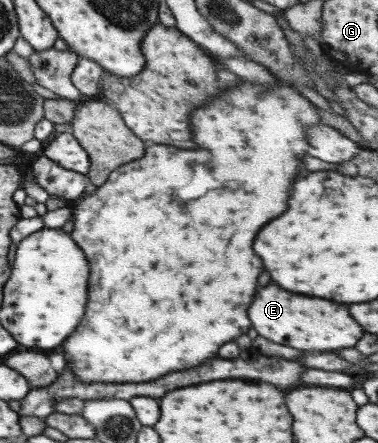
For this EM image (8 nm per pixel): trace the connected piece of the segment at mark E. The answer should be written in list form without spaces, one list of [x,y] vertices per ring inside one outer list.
[[[274,284],[264,286],[254,294],[252,304],[248,306],[248,318],[252,328],[258,332],[258,336],[296,350],[326,352],[336,348],[352,348],[362,336],[360,326],[348,316],[346,306],[322,298],[288,294],[286,290],[280,290]]]

